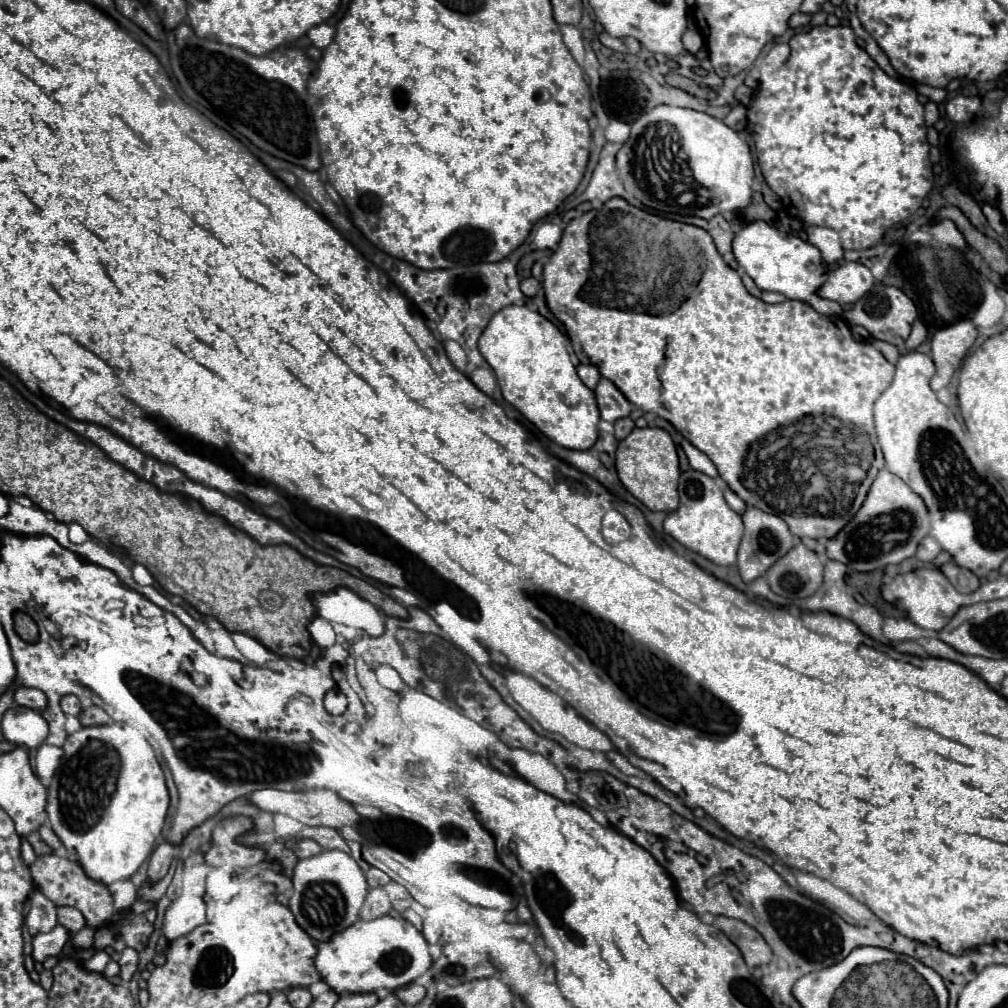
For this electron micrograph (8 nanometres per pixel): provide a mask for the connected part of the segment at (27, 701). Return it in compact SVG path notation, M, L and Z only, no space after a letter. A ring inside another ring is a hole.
M17 687L15 689L15 703L23 705L23 707L31 707L31 709L39 709L43 711L47 707L47 697L43 691L39 689L31 689L31 687Z

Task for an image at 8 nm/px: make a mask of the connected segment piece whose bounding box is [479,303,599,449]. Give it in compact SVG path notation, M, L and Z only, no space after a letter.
M523 303L523 305L507 305L491 317L491 321L487 323L487 327L479 337L479 351L495 371L503 397L525 419L529 419L541 433L545 433L551 441L555 441L561 447L589 449L597 437L599 409L595 405L593 391L581 383L575 365L571 363L567 343L569 343L567 337L559 331L557 325L545 319L537 309Z

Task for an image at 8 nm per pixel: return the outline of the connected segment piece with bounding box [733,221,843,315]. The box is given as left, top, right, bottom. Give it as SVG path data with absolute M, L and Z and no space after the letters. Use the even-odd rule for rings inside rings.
M753 221L753 223L745 225L739 233L735 233L733 255L737 261L738 273L739 269L747 271L747 275L755 281L755 285L759 289L783 293L787 299L805 301L823 315L841 315L843 307L839 303L821 299L815 293L819 289L819 285L823 285L823 281L827 279L827 267L825 267L817 247L813 247L811 243L807 243L799 237L791 237L791 235L767 225L765 221Z

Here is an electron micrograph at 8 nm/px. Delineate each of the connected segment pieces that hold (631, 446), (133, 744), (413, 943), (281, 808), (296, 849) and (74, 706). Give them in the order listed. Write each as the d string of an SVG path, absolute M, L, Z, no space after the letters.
M635 427L619 441L615 469L623 487L651 511L673 511L679 507L678 481L681 474L676 444L659 427Z
M111 723L81 727L67 737L63 751L63 765L49 785L47 815L53 831L65 849L79 857L79 863L91 879L103 881L105 885L129 879L151 855L169 809L169 791L155 749L151 749L147 739L135 727L127 723Z
M389 915L371 921L359 919L345 931L335 933L329 941L317 941L315 947L315 969L319 971L323 981L339 995L395 991L397 987L421 977L433 961L423 935L409 921Z
M261 789L261 791L251 793L249 799L251 799L251 803L255 803L263 811L289 815L303 825L323 825L323 827L331 827L331 829L341 829L345 825L357 827L357 823L361 821L355 807L329 789L317 789L317 791L307 791L307 793L299 793L299 791L287 793L287 791L277 791L277 789Z
M299 839L299 841L293 845L293 853L295 853L299 859L311 857L311 855L321 853L321 851L323 851L321 845L317 845L317 843L311 841L311 839Z
M65 695L61 699L61 709L63 709L65 715L79 715L79 711L81 711L79 699L75 695Z

